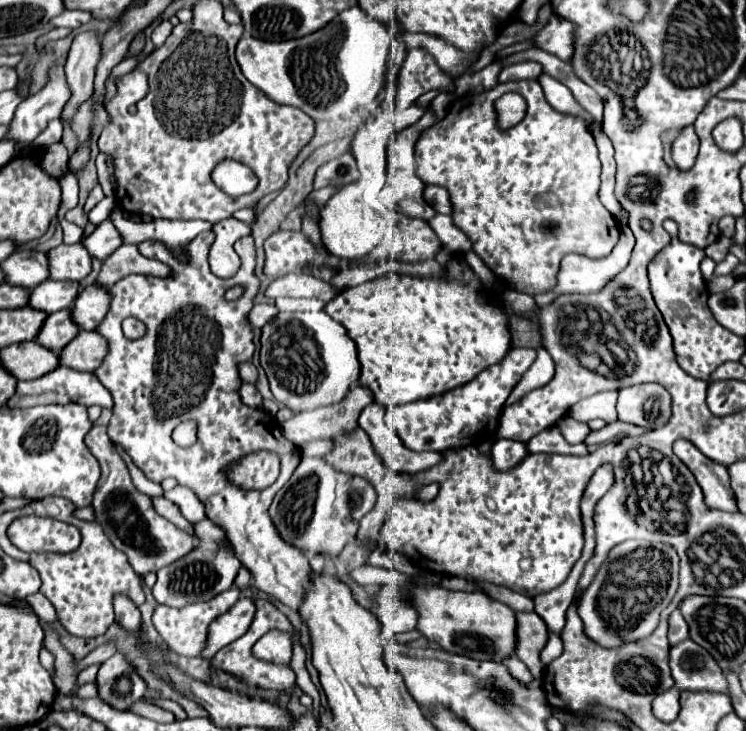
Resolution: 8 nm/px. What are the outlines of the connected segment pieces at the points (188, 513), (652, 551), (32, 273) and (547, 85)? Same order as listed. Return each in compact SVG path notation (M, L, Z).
M175 486L173 490L165 492L165 498L169 498L173 504L177 504L179 510L181 510L181 514L189 522L199 522L199 520L207 518L203 502L197 498L197 494L193 490L189 490L185 486Z
M627 540L611 548L607 560L597 570L589 588L581 594L579 616L585 624L585 634L599 644L601 648L619 648L639 638L647 638L659 624L659 614L667 608L677 592L677 574L679 574L679 556L673 546L663 542L645 542L645 540Z
M19 250L11 254L3 264L3 272L7 274L5 282L13 286L39 286L49 278L47 252L41 250Z
M545 72L539 76L539 84L541 84L543 92L545 92L547 102L549 102L555 110L565 112L565 114L581 116L583 120L587 120L587 124L593 124L593 122L591 122L591 116L587 116L585 110L575 102L571 90L569 90L565 84L559 84L559 80L551 78L551 76L545 74Z

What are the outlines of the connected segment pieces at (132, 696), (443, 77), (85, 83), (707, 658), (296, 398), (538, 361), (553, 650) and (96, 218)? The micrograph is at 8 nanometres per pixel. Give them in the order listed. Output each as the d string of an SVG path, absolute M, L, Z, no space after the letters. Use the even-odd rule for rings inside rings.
M117 652L107 662L103 662L99 674L99 698L105 698L117 710L129 710L129 706L143 698L147 684L125 658L125 654Z
M413 48L407 52L407 58L399 72L397 110L409 108L421 94L429 90L453 94L453 78L437 66L435 58L429 52L425 52L423 48Z
M95 32L75 36L65 64L65 80L71 90L71 98L61 112L61 120L71 122L77 108L93 96L95 62L99 62L99 36Z
M693 640L671 646L671 674L677 690L729 694L729 684L715 658Z
M325 310L279 312L275 320L265 324L261 336L261 366L267 372L275 400L295 412L343 400L361 372L355 342Z
M537 350L535 362L531 364L531 368L522 376L504 405L511 405L519 401L531 390L544 386L553 378L554 373L555 365L551 362L551 356L545 350Z
M549 634L549 642L547 642L547 646L543 648L543 654L541 654L541 662L551 664L557 656L561 656L561 652L563 652L561 638L555 638L555 634Z
M117 200L114 204L104 203L104 201L100 201L95 208L93 208L88 214L88 221L94 225L99 225L103 220L105 220L108 216L108 213L113 210L113 208L117 205Z

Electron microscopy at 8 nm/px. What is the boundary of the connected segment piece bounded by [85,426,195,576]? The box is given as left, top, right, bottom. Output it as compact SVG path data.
M95 426L87 434L85 442L101 464L101 478L97 482L97 490L93 494L93 504L91 504L95 510L95 522L101 524L105 536L113 542L113 546L127 554L133 570L145 576L147 572L157 572L159 568L191 552L191 548L195 546L193 538L181 528L177 528L175 524L171 524L169 520L165 520L163 516L159 516L153 508L151 498L133 486L129 468L121 458L121 454L117 452L115 444L111 442L107 434L107 426Z

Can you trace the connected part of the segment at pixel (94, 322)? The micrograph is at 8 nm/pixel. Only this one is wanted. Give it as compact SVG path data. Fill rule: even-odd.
M91 284L83 288L73 304L73 320L81 330L95 330L111 308L109 288Z

